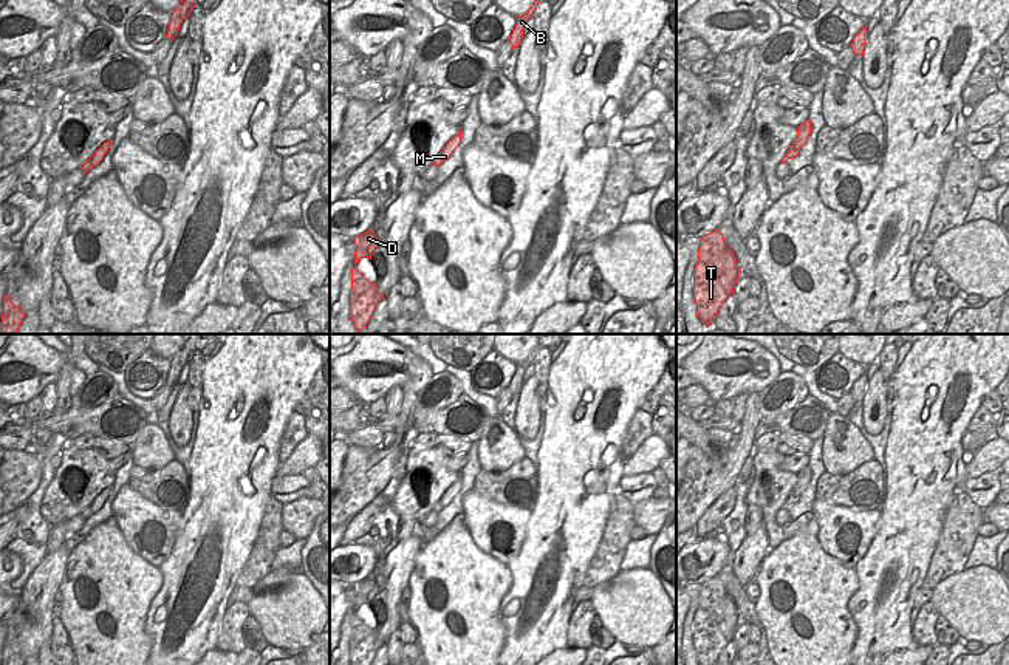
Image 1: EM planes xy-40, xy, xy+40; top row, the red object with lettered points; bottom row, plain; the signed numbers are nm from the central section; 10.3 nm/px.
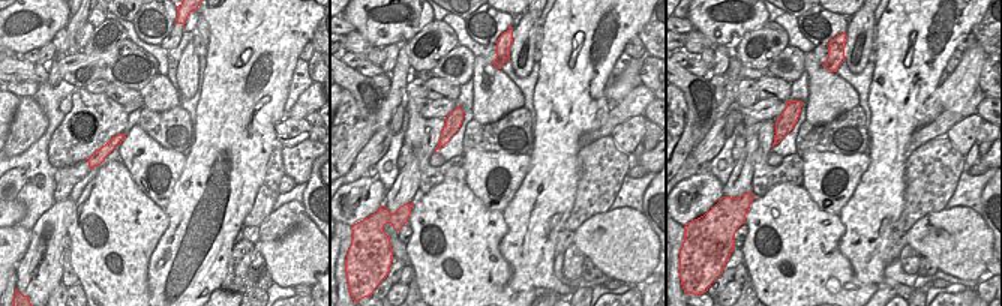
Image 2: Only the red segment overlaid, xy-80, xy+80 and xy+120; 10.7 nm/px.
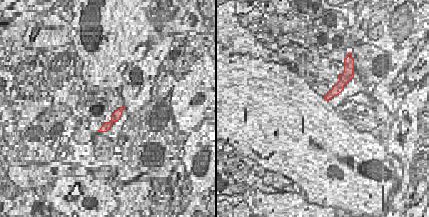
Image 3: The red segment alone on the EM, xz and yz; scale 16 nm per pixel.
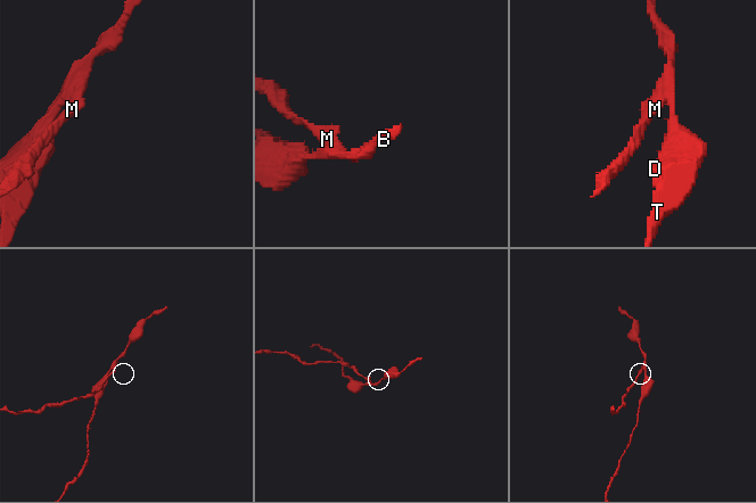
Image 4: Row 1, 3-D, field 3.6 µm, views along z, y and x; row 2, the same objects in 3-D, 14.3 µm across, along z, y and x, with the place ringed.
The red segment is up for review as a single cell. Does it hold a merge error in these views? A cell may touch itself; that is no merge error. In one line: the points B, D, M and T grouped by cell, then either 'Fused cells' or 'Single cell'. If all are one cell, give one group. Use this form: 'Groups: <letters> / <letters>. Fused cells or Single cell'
Groups: B D T / M. Fused cells.

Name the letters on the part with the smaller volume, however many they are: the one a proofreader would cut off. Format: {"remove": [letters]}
{"remove": ["M"]}

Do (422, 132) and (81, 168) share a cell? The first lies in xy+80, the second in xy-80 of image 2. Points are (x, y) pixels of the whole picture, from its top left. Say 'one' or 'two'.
two

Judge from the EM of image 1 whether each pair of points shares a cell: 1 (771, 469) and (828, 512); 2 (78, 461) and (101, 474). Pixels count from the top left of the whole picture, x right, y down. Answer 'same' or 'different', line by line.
1: different
2: same

